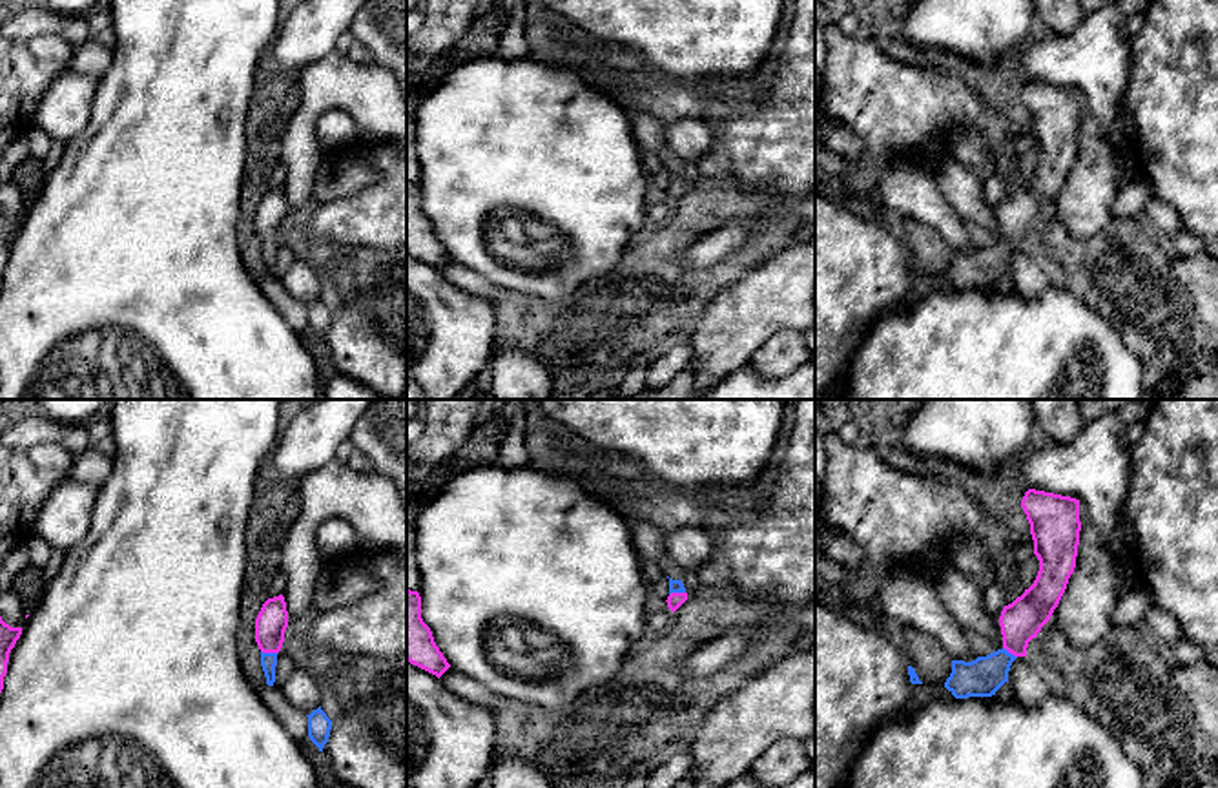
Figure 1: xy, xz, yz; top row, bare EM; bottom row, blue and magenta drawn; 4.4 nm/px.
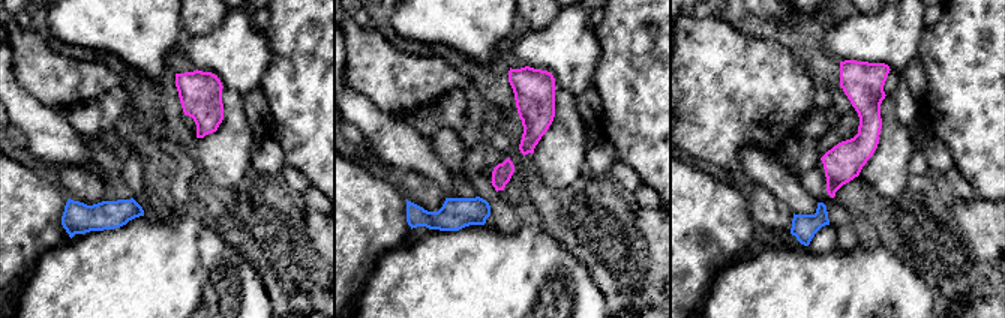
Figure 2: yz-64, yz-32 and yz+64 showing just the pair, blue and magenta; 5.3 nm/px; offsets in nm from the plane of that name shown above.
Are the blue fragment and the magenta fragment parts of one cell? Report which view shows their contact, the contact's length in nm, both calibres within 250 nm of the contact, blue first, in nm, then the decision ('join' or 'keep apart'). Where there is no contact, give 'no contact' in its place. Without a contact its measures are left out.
contact in xy; length 70 nm; calibres 80 and 140 nm; join

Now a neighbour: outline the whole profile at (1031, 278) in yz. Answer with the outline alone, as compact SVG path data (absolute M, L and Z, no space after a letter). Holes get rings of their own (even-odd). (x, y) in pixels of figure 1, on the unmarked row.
M1017 248L1010 257L1008 275L1017 294L1025 299L1034 299L1048 286L1054 272L1037 261L1032 250Z

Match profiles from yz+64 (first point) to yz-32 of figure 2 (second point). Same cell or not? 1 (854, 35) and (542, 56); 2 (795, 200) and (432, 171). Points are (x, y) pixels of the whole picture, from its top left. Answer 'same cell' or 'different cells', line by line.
1: same cell
2: same cell

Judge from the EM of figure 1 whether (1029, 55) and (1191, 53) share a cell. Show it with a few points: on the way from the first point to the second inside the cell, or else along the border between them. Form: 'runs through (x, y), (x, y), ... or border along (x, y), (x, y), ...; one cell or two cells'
border along (1131, 39), (1131, 79), (1125, 95); two cells

